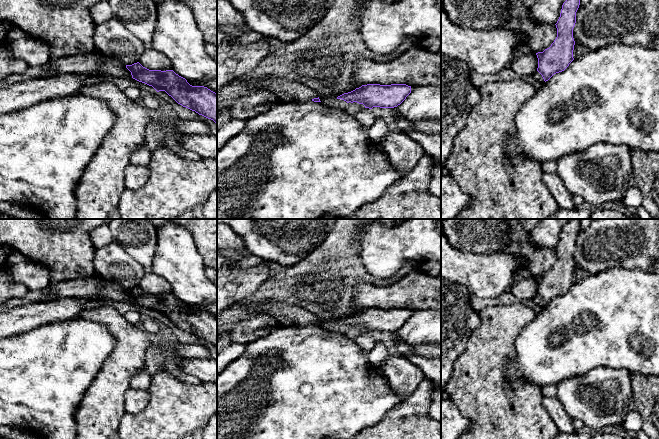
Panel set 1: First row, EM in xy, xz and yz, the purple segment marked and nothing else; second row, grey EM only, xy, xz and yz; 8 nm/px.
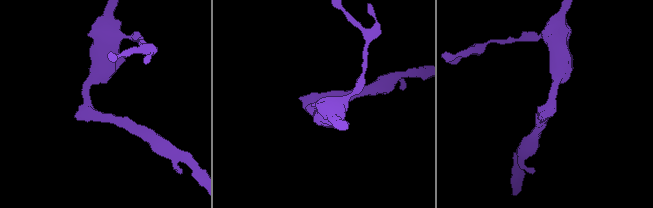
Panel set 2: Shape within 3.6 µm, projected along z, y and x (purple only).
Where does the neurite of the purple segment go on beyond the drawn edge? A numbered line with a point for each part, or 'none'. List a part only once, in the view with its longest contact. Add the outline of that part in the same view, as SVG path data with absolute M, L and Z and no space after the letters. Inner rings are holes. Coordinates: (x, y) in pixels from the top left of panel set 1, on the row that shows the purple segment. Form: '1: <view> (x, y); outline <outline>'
1: yz (537, 76); outline M536 71L536 72L534 73L533 77L534 77L534 79L535 79L537 82L542 83L542 84L545 83L542 75L541 75L538 71Z

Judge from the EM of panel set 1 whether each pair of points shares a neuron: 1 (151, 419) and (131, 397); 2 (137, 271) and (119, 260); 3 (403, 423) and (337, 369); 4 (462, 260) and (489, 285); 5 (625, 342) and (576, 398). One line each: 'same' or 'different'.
1: different
2: same
3: different
4: same
5: different

